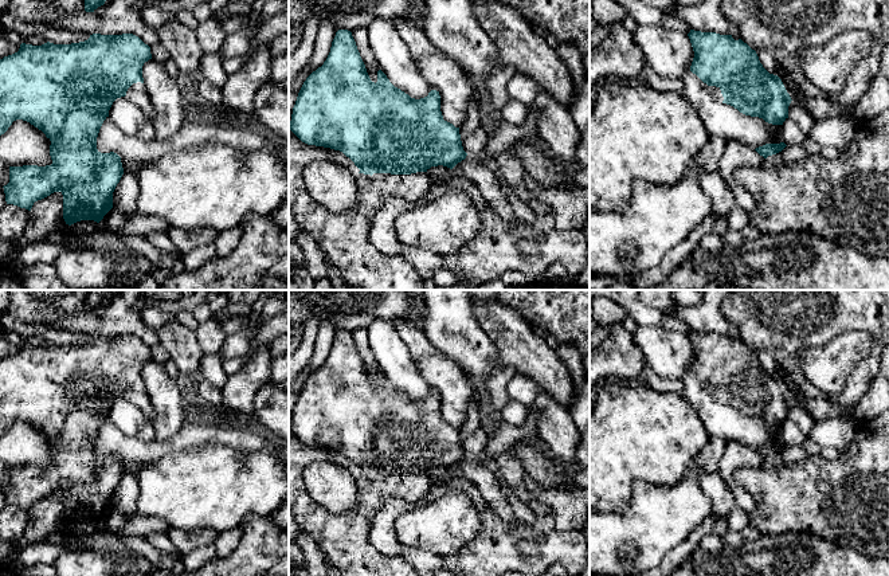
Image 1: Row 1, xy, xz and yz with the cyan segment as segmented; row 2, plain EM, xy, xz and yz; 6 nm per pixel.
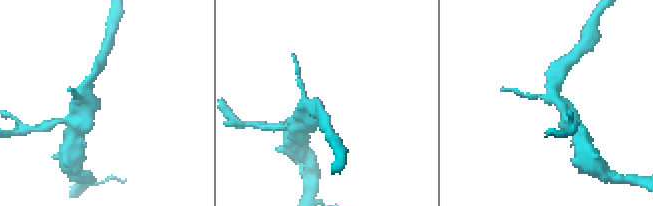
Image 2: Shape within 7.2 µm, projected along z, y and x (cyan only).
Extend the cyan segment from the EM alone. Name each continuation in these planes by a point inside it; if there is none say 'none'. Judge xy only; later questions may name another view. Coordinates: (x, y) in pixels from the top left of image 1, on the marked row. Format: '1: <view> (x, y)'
1: xy (137, 94)

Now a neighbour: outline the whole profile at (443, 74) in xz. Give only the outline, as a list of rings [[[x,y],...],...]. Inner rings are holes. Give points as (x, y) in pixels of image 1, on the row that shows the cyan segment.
[[[442,51],[415,60],[419,74],[440,95],[443,119],[461,128],[467,117],[467,105],[475,87],[463,67]]]

